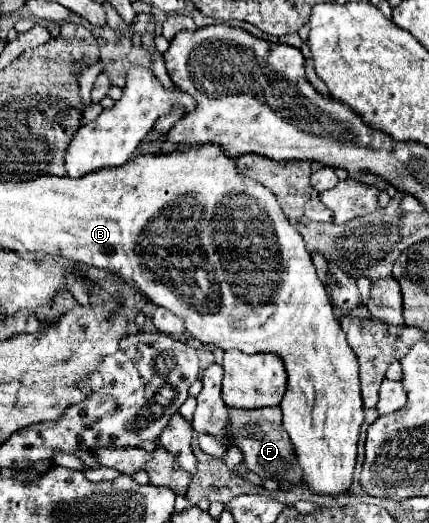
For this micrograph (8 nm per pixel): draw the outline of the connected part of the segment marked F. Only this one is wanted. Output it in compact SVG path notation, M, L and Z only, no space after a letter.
M262 407L262 409L230 409L230 423L228 423L228 441L230 445L238 447L244 455L244 463L250 471L260 475L262 479L274 479L274 481L288 481L288 483L300 483L300 469L292 465L294 453L292 443L282 427L282 411L280 407Z

